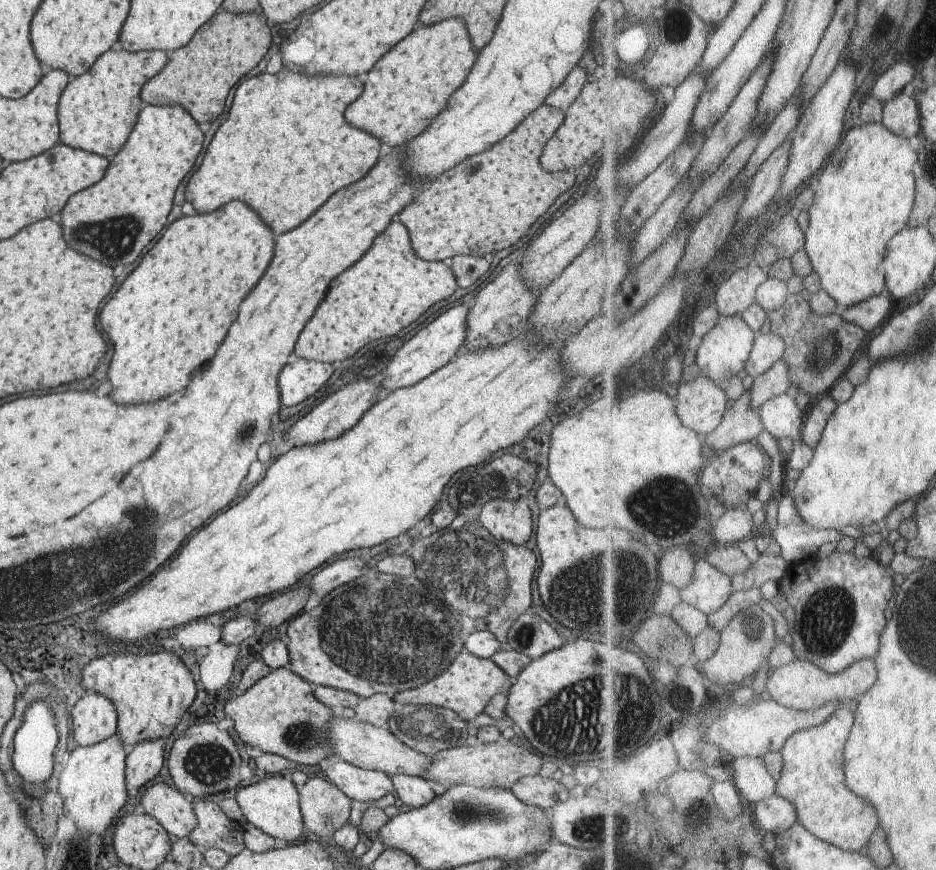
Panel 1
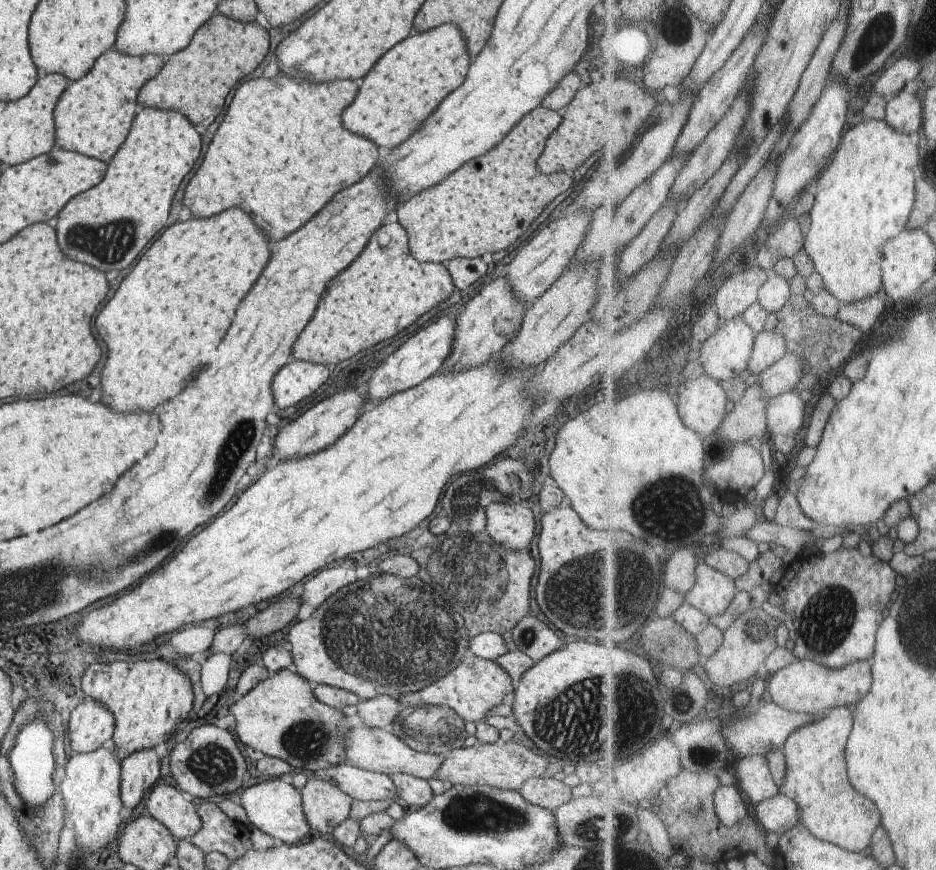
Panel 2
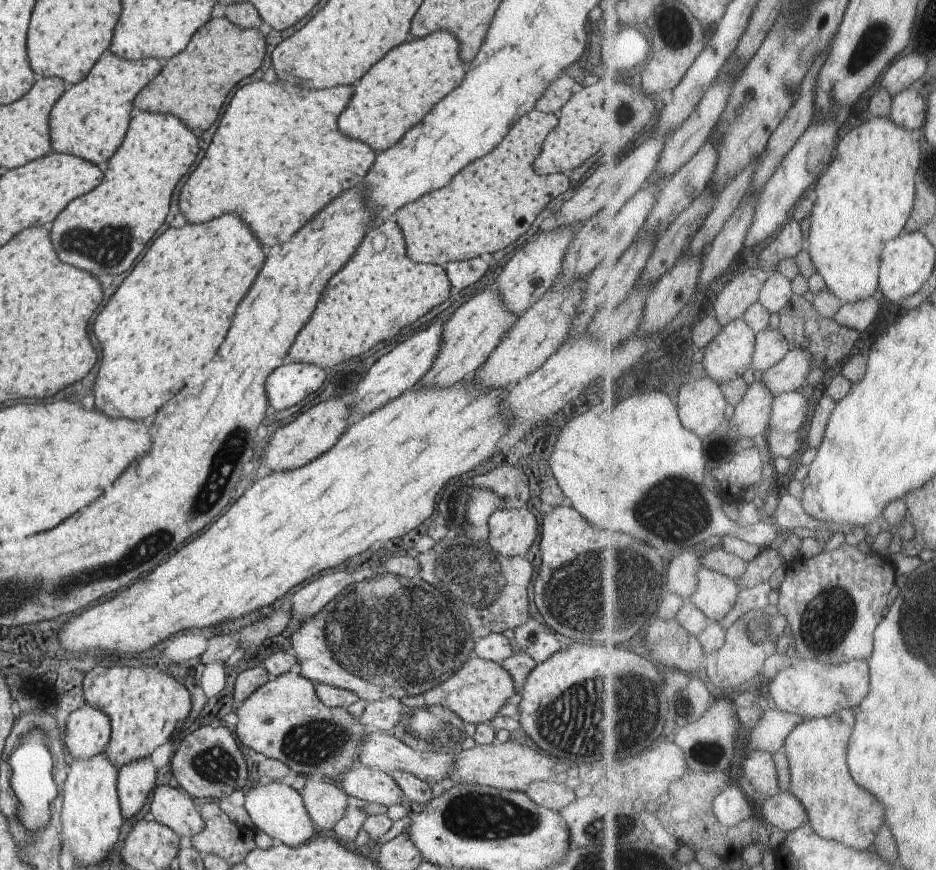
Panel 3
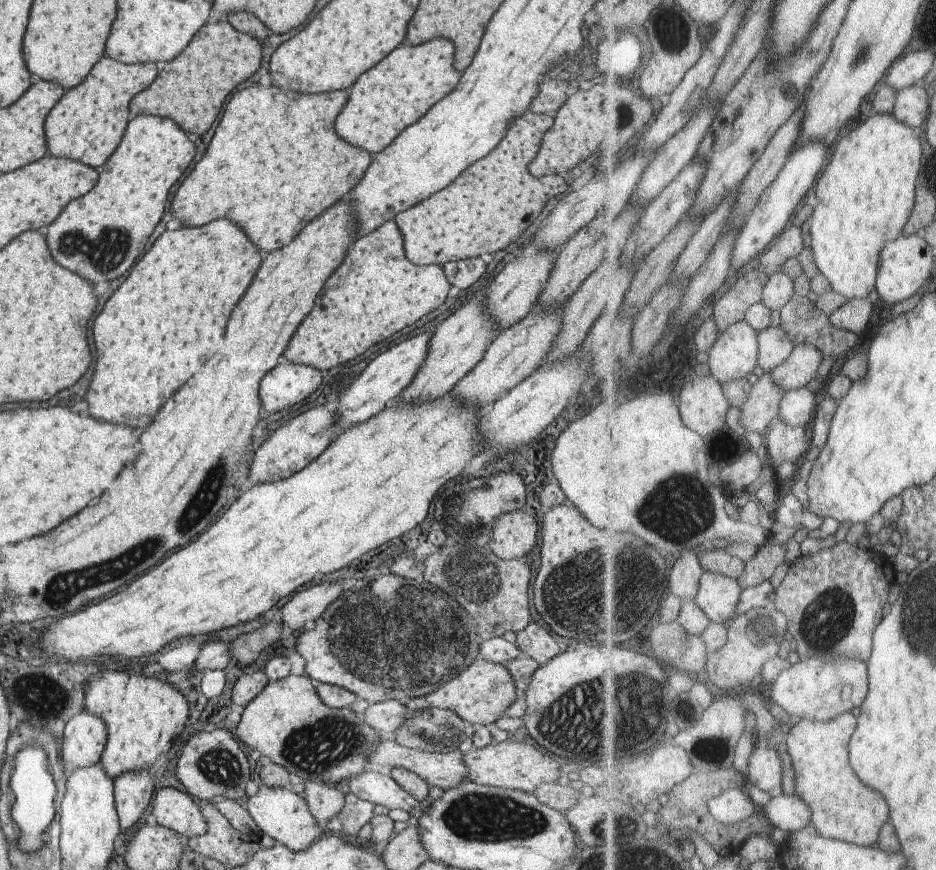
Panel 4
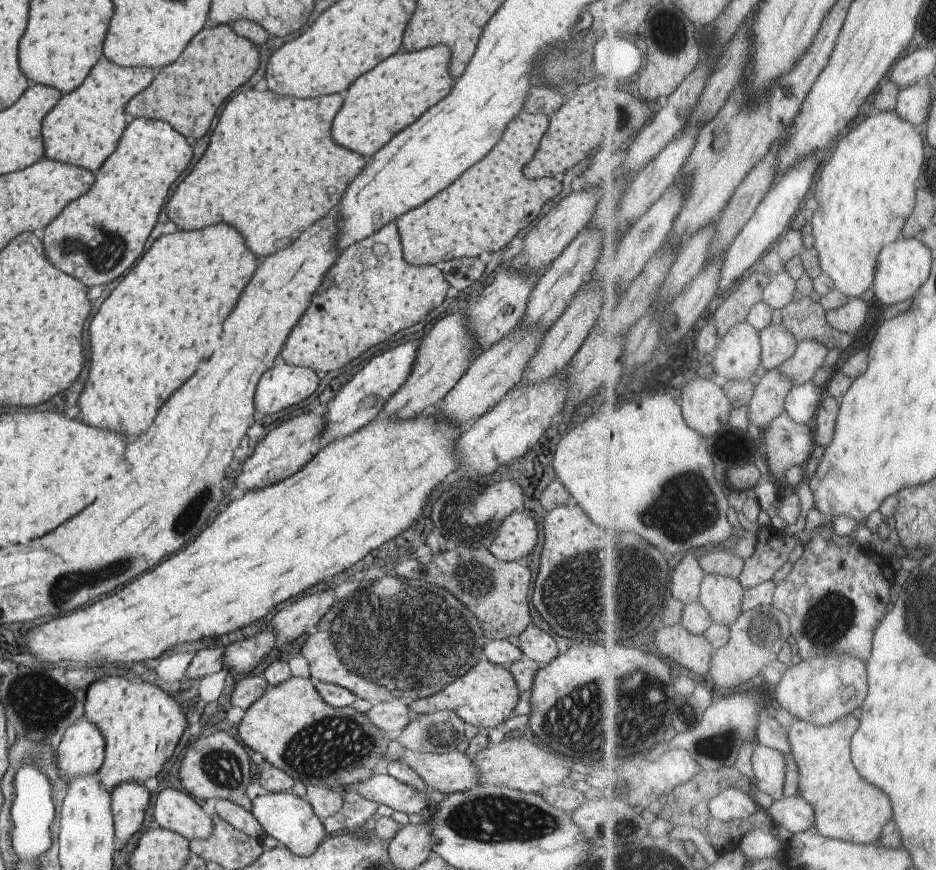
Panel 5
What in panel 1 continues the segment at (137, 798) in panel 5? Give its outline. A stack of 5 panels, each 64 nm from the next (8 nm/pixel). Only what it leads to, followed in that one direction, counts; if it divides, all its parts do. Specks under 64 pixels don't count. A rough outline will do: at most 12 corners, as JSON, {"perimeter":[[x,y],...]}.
{"perimeter":[[160,739],[137,744],[125,758],[130,799],[164,766]]}

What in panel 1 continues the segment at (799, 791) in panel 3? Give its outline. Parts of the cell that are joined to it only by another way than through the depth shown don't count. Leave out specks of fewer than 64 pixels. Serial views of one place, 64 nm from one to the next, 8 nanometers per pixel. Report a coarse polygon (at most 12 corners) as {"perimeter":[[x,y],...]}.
{"perimeter":[[843,703],[783,748],[778,794],[847,851],[870,846],[878,808],[846,776],[857,720]]}

